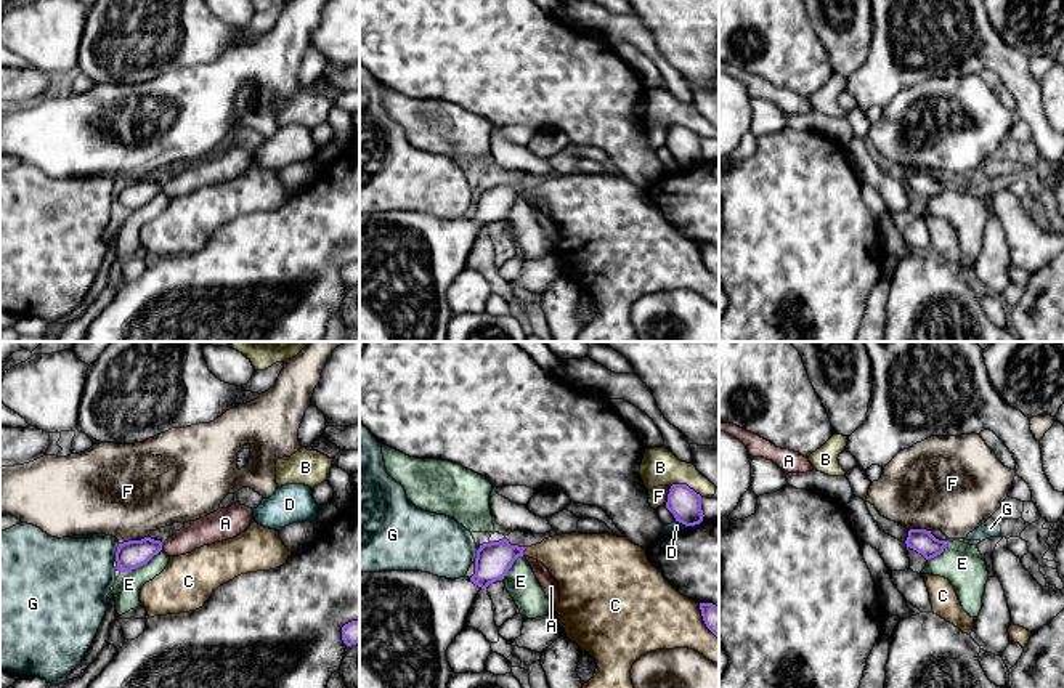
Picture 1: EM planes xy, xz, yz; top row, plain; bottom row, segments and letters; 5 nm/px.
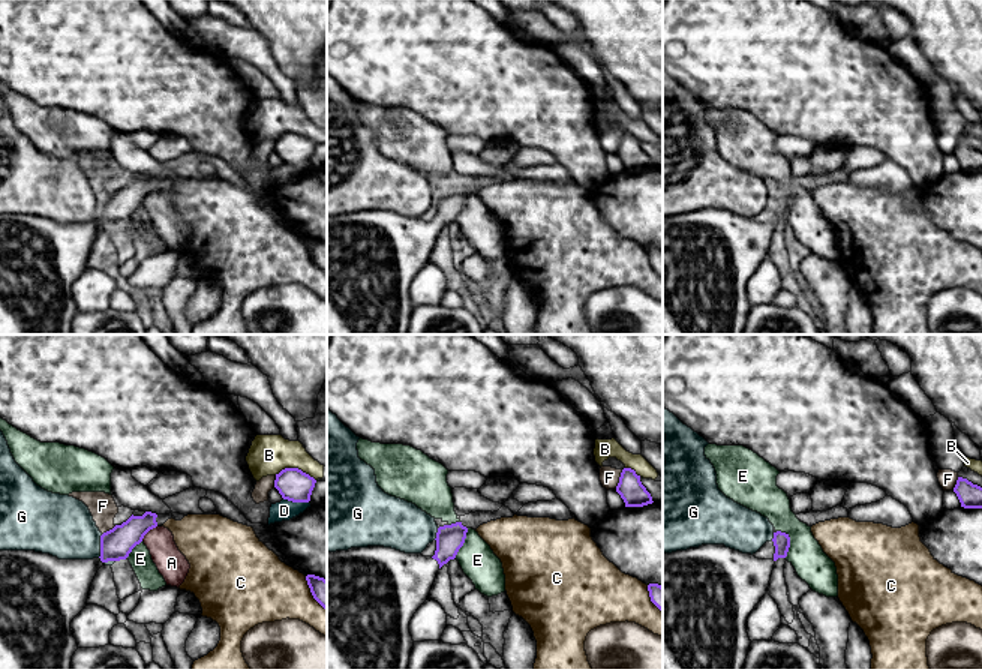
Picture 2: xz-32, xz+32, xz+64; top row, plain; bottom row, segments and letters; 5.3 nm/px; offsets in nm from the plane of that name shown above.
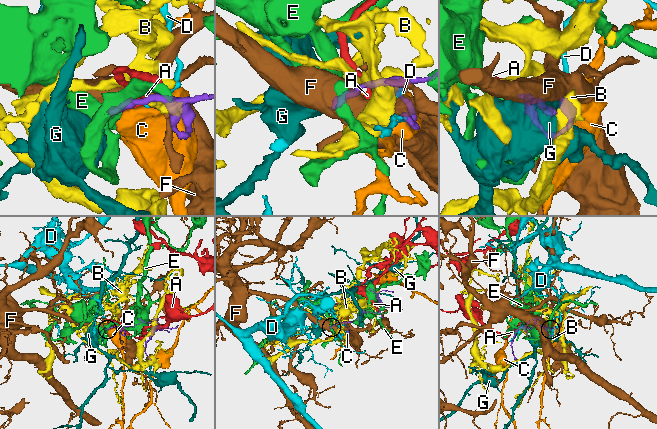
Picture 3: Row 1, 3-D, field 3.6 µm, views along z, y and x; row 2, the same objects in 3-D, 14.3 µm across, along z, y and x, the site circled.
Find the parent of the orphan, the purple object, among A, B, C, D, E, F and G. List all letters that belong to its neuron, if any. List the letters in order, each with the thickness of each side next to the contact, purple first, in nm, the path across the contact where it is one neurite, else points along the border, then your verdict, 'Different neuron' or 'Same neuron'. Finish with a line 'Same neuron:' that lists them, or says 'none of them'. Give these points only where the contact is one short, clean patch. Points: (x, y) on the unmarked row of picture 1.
A: Thickness 140 nm (purple) against 140 nm. Different neuron
B: Thickness 160 nm (purple) against 190 nm. Different neuron
C: Thickness 180 nm (purple) against 240 nm. Different neuron
D: Thickness 160 nm (purple) against 60 nm. Boundary: xz (676, 161), (689, 167). Different neuron
E: Thickness 140 nm (purple) against 130 nm. Different neuron
F: Thickness 140 nm (purple) against 480 nm. Different neuron
G: Thickness 180 nm (purple) against 300 nm. Boundary: xz (479, 190), (474, 201). Different neuron
Same neuron: none of them

